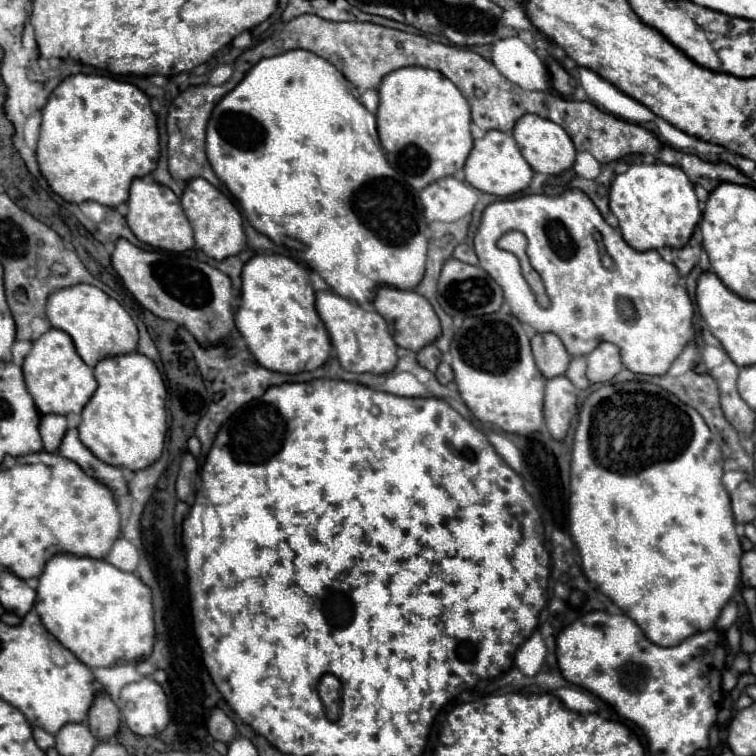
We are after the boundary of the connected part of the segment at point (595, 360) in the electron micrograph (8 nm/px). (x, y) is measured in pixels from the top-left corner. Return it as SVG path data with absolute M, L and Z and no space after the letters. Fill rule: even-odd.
M601 343L587 355L587 379L589 383L609 383L623 369L619 351L613 343Z

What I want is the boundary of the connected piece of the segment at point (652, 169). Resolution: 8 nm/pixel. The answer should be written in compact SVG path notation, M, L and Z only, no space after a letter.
M639 163L617 175L609 193L609 207L619 221L623 239L637 251L685 247L701 219L693 183L679 167L665 163Z

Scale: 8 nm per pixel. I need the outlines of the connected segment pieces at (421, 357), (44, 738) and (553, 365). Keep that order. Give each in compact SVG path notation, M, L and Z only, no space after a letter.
M427 345L423 347L419 353L417 353L417 361L421 367L429 369L431 373L435 373L437 365L441 363L441 351L435 347L435 345Z
M35 727L35 729L33 729L33 739L35 739L37 747L39 747L39 749L43 749L43 751L55 745L55 741L53 741L53 735L45 733L45 731L43 731L43 729L39 729L39 727Z
M539 333L531 339L533 355L535 355L535 365L543 373L545 379L553 379L559 375L565 375L569 367L569 353L565 351L561 339L553 333Z

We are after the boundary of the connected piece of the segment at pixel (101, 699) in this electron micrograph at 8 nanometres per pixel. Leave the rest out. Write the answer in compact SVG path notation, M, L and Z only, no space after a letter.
M107 693L97 695L93 707L89 709L89 717L87 717L89 729L91 733L99 739L99 741L109 741L121 725L121 717L119 717L119 709L113 703L113 699Z

